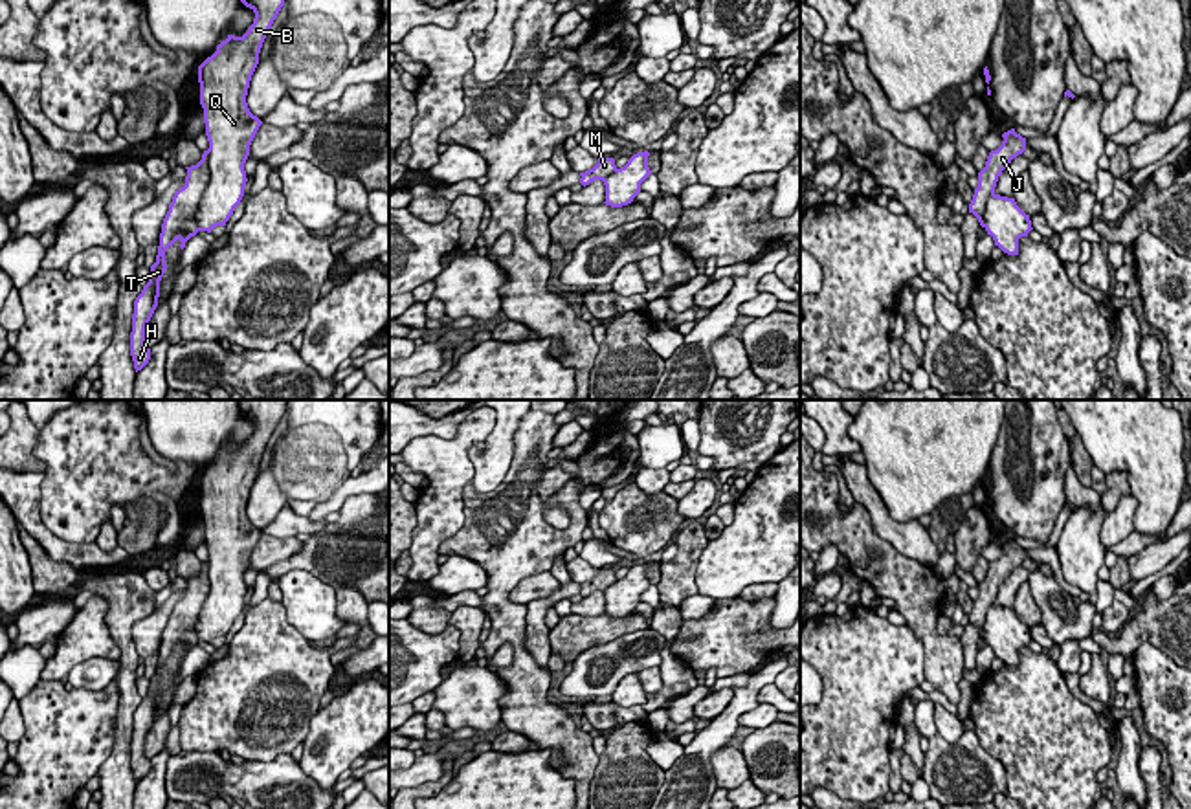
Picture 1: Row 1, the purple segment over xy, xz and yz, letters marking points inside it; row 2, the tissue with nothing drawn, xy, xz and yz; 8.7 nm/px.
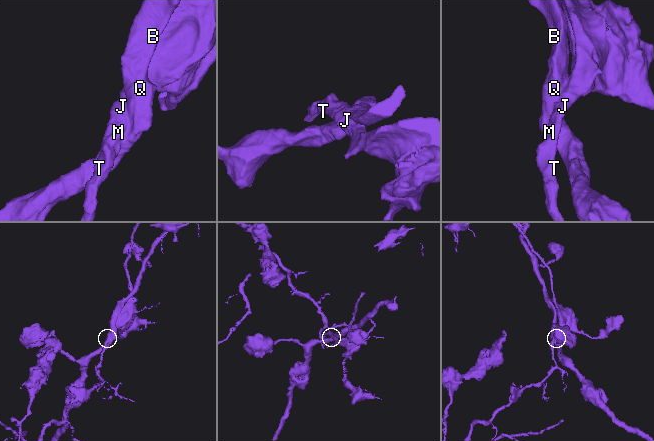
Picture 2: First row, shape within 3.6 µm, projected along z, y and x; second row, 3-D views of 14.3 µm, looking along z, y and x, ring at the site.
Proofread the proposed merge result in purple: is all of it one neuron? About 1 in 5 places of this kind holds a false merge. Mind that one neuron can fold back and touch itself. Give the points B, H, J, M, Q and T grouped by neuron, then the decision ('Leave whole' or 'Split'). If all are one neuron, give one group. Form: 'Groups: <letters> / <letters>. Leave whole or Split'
Groups: B Q / H J M T. Split

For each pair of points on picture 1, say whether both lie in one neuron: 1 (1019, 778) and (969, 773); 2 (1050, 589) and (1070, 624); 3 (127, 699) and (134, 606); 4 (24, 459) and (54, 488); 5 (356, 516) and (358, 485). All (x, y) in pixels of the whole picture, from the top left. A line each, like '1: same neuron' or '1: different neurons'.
1: different neurons
2: same neuron
3: same neuron
4: different neurons
5: different neurons

